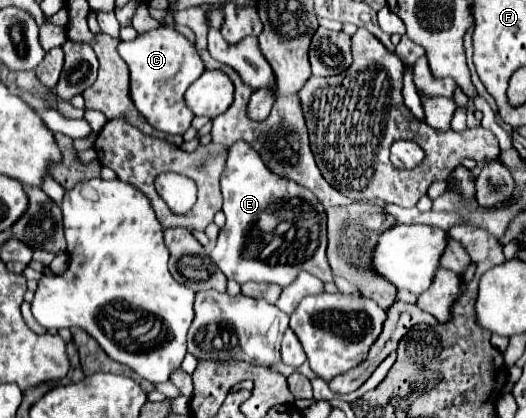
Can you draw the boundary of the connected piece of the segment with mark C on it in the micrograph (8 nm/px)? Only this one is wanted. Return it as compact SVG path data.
M160 26L158 30L138 34L132 42L120 42L118 54L130 68L130 98L138 112L160 132L184 134L194 118L184 104L184 92L204 72L196 48L174 28Z

